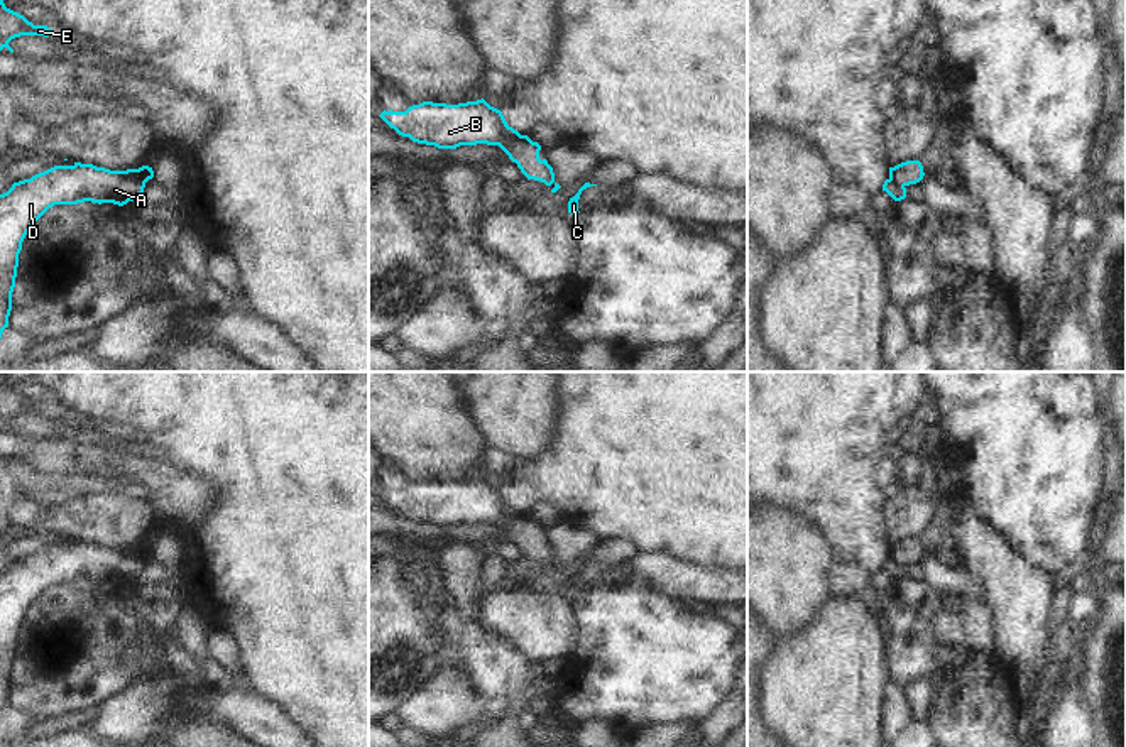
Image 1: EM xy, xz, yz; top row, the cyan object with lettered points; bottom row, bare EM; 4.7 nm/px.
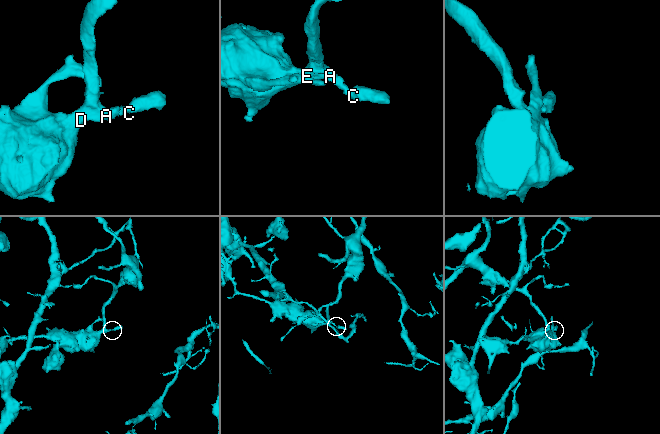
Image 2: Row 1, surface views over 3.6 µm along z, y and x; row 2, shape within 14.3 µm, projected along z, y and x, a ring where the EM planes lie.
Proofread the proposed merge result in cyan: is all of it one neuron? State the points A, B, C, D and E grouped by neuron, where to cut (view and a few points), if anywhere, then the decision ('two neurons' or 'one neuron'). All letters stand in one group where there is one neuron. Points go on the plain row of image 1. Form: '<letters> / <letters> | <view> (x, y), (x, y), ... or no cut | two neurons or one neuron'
A B D E / C | xy (120, 550), (146, 560) | two neurons

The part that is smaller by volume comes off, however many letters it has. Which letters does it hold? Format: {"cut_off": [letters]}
{"cut_off": ["C"]}

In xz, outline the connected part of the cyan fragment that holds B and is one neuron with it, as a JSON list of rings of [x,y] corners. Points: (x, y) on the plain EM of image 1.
[[[484,477],[458,483],[423,480],[406,490],[384,488],[379,495],[399,514],[438,527],[497,524],[521,514],[507,504],[500,488]]]

